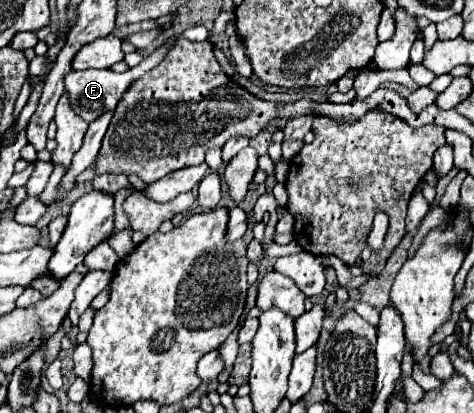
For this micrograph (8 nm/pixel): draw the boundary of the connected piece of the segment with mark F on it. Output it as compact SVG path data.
M164 46L156 48L152 52L152 56L148 56L146 60L142 60L144 64L138 64L122 74L116 74L112 70L94 70L94 68L88 68L88 70L76 70L76 72L70 72L66 76L66 90L70 94L70 104L74 108L74 112L78 112L78 116L82 116L86 122L94 122L98 116L106 114L106 112L112 112L122 96L122 92L132 84L134 78L142 76L144 72L148 72L150 68L154 68L154 64L158 64L164 56Z

